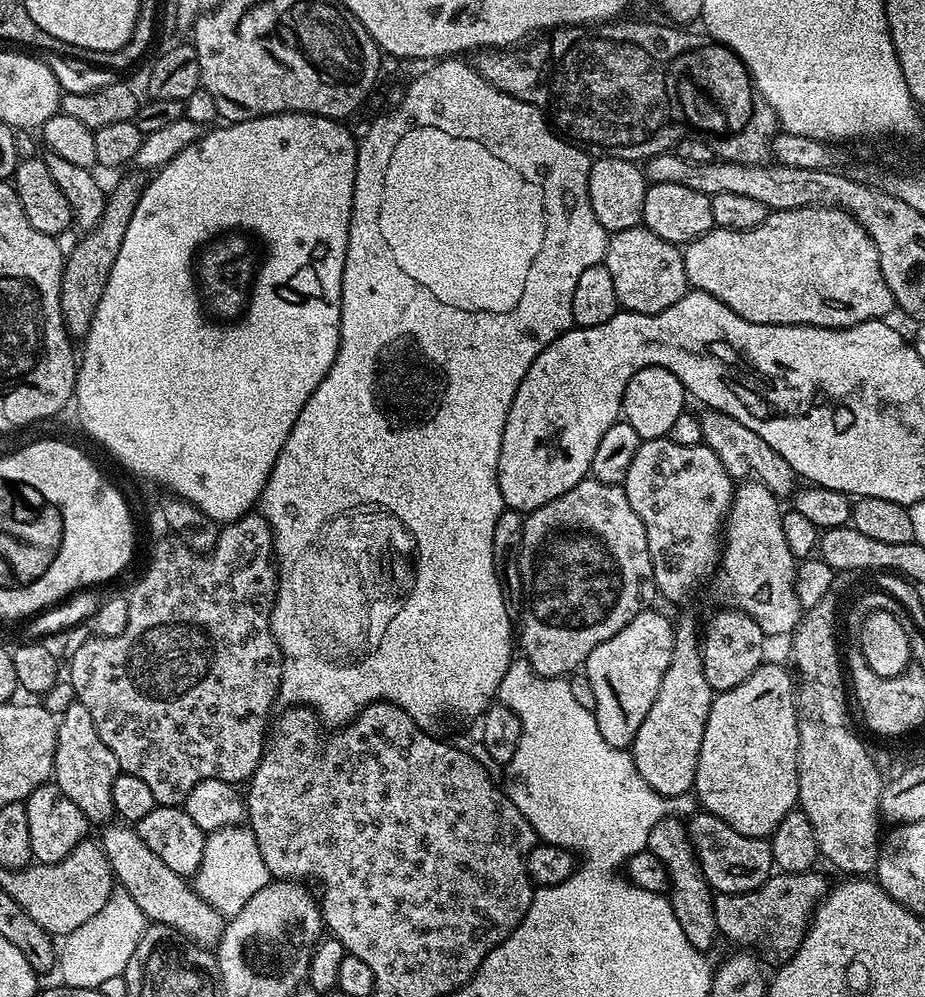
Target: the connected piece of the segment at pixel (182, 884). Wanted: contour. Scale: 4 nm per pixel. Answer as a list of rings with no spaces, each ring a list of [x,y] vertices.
[[[126,824],[107,825],[102,831],[100,845],[111,864],[113,877],[128,893],[149,921],[170,925],[201,946],[215,945],[224,932],[225,919],[220,912],[197,895],[195,889],[175,874],[138,837],[136,830]]]

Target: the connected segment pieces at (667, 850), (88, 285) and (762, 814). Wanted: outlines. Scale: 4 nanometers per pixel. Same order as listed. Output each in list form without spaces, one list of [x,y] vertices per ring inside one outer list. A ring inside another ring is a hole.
[[[676,818],[657,819],[648,830],[647,851],[662,858],[670,874],[666,895],[672,903],[674,918],[678,918],[678,926],[682,926],[682,934],[686,934],[690,946],[694,946],[699,952],[707,953],[708,947],[718,940],[714,918],[714,893],[702,874],[696,853],[692,850],[687,827],[681,821],[679,824]]]
[[[132,171],[124,174],[129,176],[122,177],[113,188],[110,188],[98,226],[81,235],[77,239],[76,248],[64,257],[60,305],[64,325],[69,336],[73,338],[83,338],[88,335],[90,322],[94,322],[94,310],[98,310],[98,302],[110,278],[110,270],[114,270],[118,250],[122,250],[122,238],[126,238],[126,226],[130,226],[130,218],[134,218],[134,210],[144,193],[145,177],[140,177],[139,171]]]
[[[765,662],[754,670],[754,674],[750,674],[750,678],[746,678],[746,682],[738,682],[738,686],[719,693],[710,706],[710,714],[702,738],[702,750],[698,754],[694,796],[700,799],[699,807],[703,811],[722,818],[722,822],[726,822],[726,826],[734,826],[734,830],[738,830],[738,834],[771,837],[772,831],[778,826],[778,822],[782,822],[782,818],[786,818],[786,814],[790,814],[797,807],[800,799],[798,794],[798,738],[800,737],[798,722],[800,718],[798,715],[798,696],[794,691],[794,684],[792,688],[793,673],[789,672],[784,668],[779,668],[776,664]]]

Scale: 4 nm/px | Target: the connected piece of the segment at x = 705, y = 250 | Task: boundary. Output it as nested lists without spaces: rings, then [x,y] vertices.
[[[799,208],[785,212],[769,211],[758,226],[750,230],[726,230],[725,228],[712,227],[706,234],[696,240],[691,240],[683,245],[684,265],[686,278],[695,291],[705,292],[721,300],[734,314],[746,318],[746,322],[755,324],[781,324],[782,326],[814,326],[815,328],[853,328],[867,320],[884,320],[894,312],[894,301],[890,294],[890,286],[886,286],[886,278],[882,278],[882,266],[878,262],[878,250],[866,234],[864,227],[858,223],[848,212],[841,208]]]

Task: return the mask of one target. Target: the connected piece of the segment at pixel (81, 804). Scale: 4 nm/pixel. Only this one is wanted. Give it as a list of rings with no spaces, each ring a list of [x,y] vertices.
[[[74,703],[70,710],[59,717],[56,725],[56,753],[52,763],[54,782],[82,810],[89,825],[103,825],[114,816],[114,778],[120,776],[118,758],[110,751],[110,746],[98,738],[98,730],[94,726],[94,718],[90,718],[90,710],[86,706]]]

